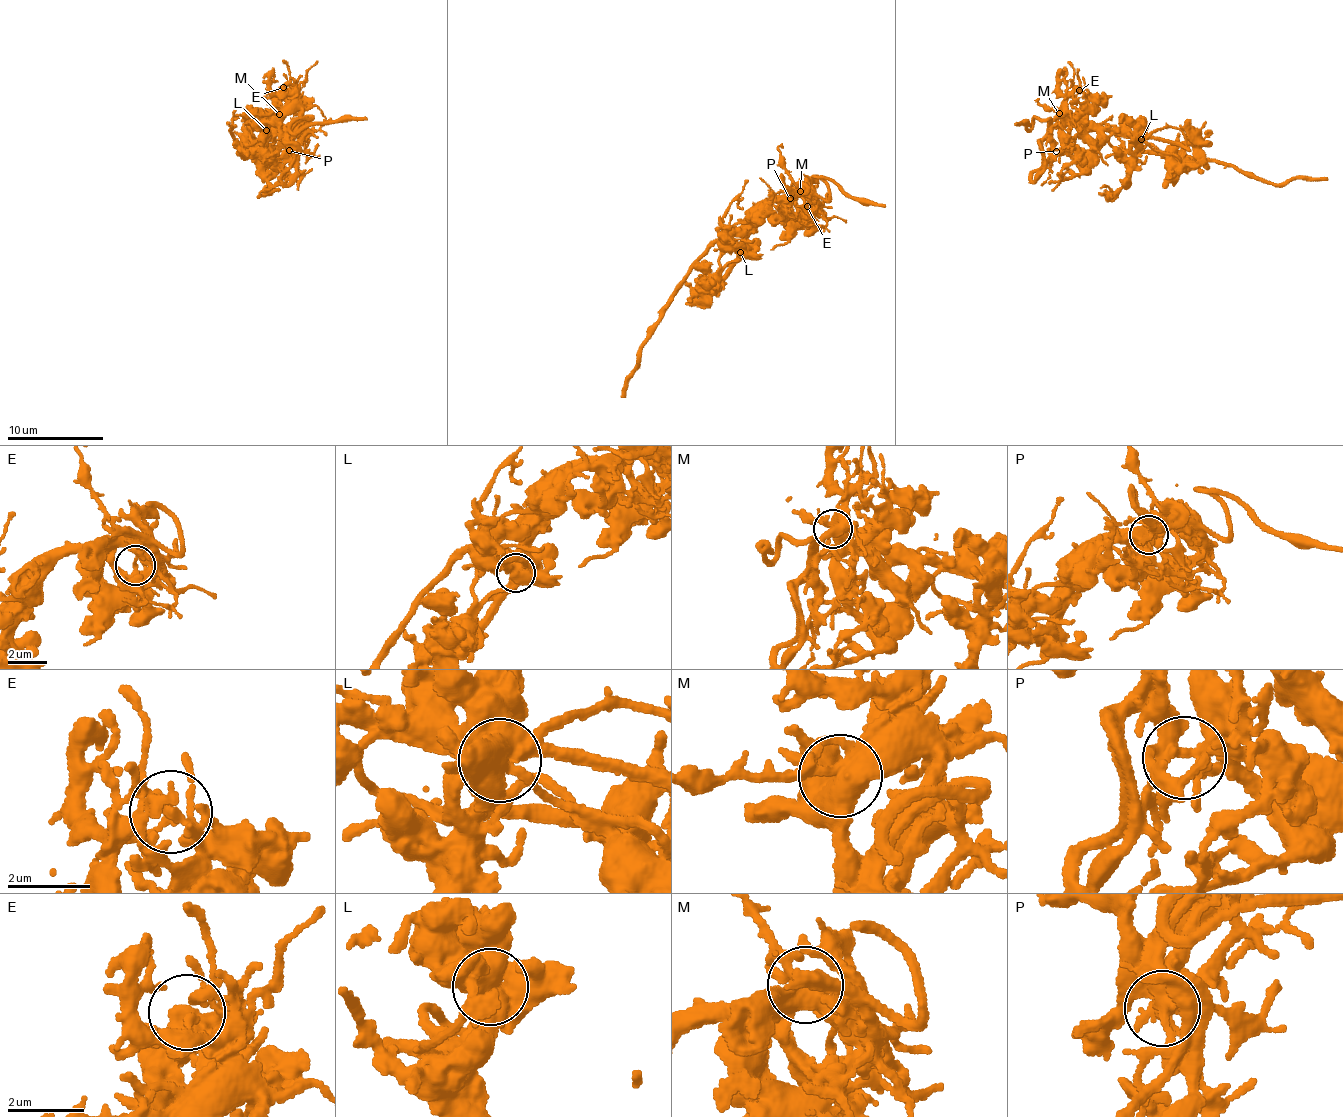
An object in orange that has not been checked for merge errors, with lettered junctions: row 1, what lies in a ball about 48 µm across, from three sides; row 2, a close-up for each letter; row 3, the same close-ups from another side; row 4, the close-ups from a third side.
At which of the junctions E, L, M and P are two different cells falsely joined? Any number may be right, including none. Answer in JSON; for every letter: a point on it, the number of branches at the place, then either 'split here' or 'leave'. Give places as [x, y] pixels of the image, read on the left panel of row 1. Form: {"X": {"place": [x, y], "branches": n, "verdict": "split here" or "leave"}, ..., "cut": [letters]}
{"E": {"place": [283, 87], "branches": 1, "verdict": "leave"}, "L": {"place": [266, 130], "branches": 8, "verdict": "leave"}, "M": {"place": [279, 114], "branches": 4, "verdict": "leave"}, "P": {"place": [289, 150], "branches": 6, "verdict": "leave"}, "cut": []}

